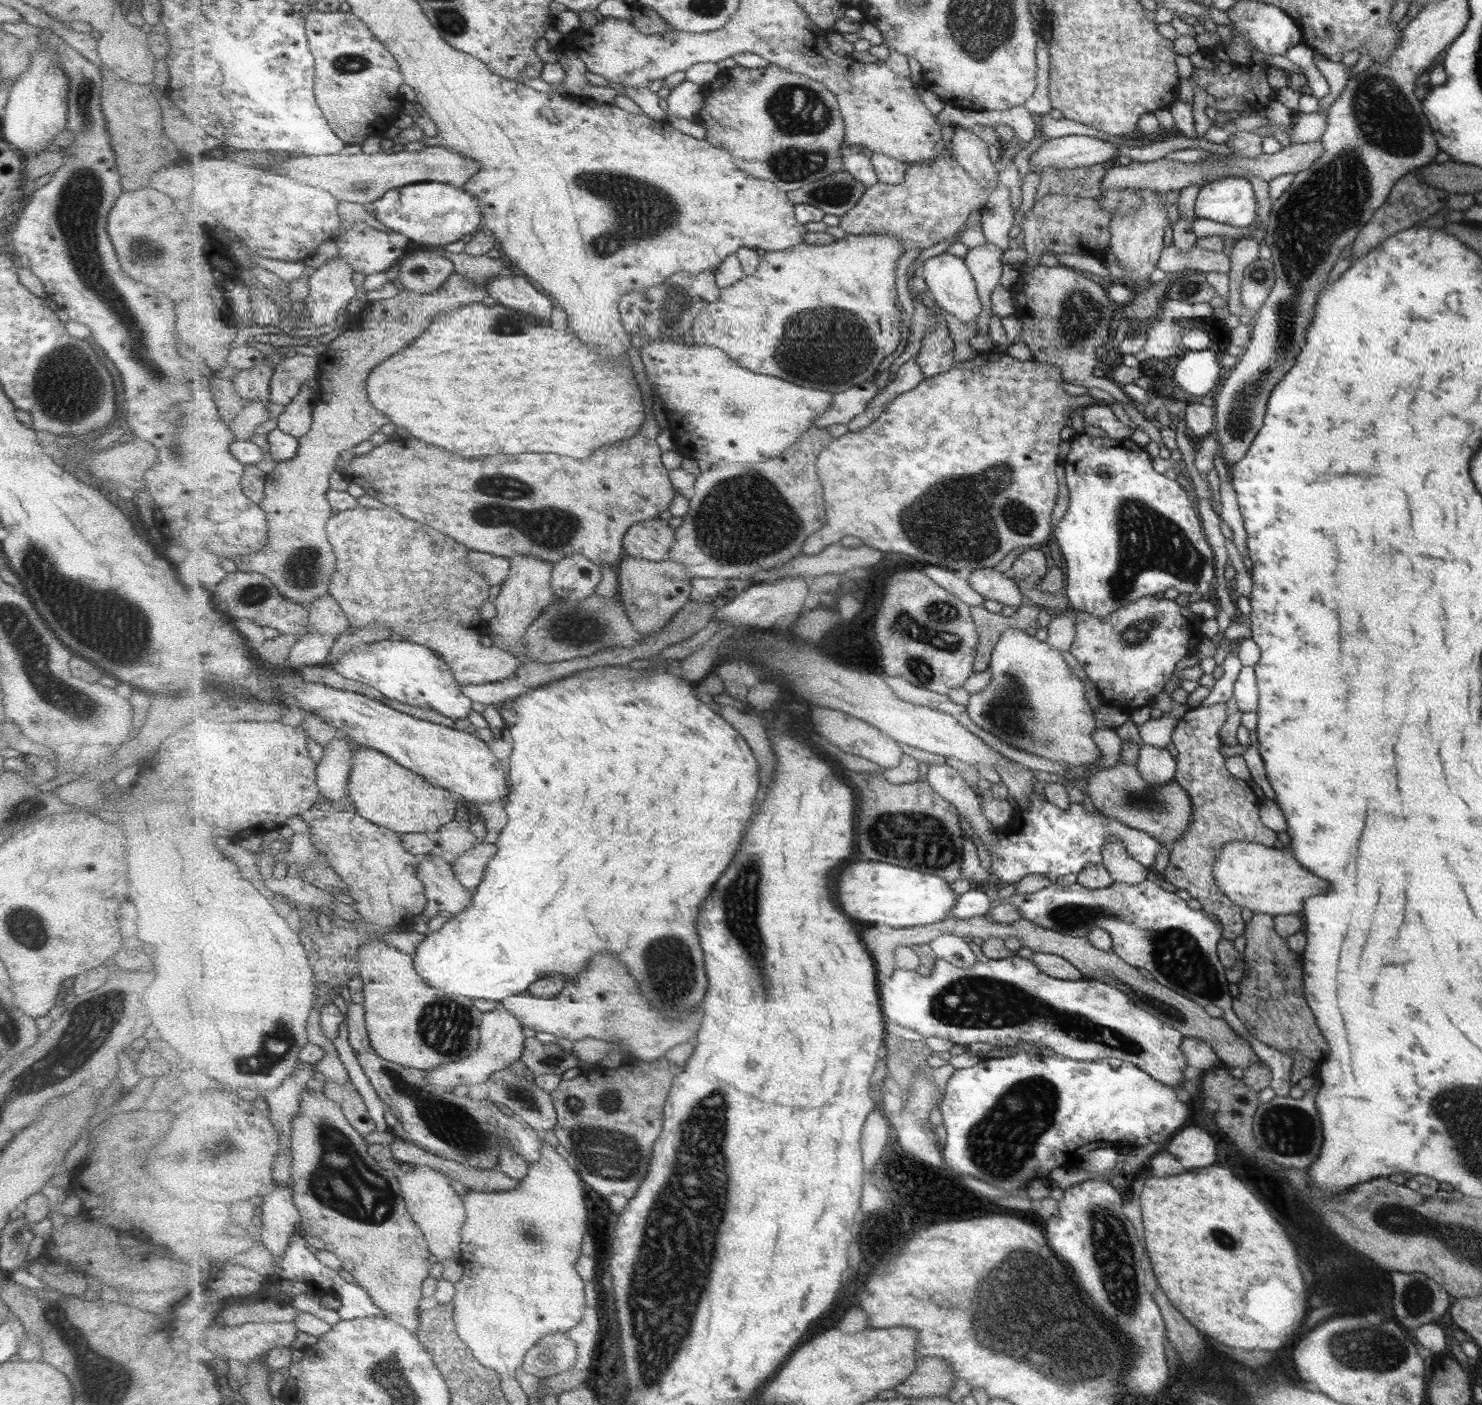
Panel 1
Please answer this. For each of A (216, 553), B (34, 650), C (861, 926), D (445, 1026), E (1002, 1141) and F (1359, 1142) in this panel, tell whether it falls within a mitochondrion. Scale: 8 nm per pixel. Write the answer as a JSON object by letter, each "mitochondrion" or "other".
{"A":"other","B":"mitochondrion","C":"other","D":"mitochondrion","E":"mitochondrion","F":"other"}

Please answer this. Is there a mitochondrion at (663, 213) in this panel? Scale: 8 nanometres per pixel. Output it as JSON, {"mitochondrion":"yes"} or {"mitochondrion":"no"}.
{"mitochondrion":"yes"}

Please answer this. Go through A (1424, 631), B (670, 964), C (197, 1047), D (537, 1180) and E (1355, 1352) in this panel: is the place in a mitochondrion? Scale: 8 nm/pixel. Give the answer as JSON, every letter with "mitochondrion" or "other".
{"A":"other","B":"mitochondrion","C":"other","D":"other","E":"mitochondrion"}

